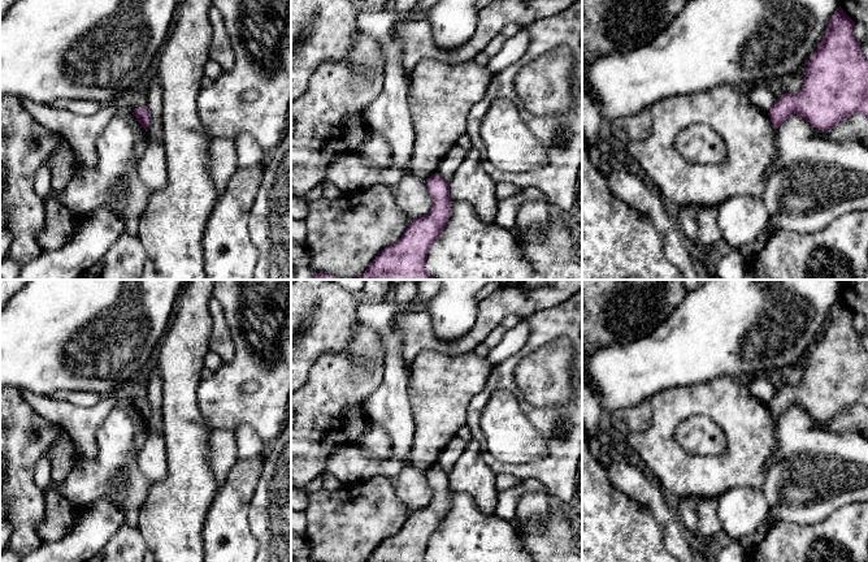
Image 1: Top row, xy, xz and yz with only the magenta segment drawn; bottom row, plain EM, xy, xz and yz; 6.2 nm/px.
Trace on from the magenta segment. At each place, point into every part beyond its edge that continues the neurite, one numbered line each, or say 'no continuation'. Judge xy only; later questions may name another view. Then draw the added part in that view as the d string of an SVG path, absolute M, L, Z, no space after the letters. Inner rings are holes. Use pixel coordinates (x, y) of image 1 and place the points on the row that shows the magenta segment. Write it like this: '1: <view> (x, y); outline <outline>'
no continuation

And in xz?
no continuation

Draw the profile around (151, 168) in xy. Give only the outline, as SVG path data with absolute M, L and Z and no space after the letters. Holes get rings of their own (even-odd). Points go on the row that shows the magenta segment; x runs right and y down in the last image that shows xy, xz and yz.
M147 137L146 150L138 161L136 172L151 195L166 187L166 154L159 139Z

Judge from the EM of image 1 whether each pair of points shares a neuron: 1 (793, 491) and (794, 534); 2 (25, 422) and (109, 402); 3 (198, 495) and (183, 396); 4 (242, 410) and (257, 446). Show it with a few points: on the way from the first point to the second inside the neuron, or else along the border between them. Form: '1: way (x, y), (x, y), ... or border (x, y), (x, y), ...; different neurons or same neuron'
1: border (824, 518), (811, 523), (780, 522); different neurons
2: border (22, 397), (35, 411), (66, 431); different neurons
3: way (189, 470), (183, 420); same neuron
4: border (234, 431), (241, 424), (248, 424), (267, 444); different neurons

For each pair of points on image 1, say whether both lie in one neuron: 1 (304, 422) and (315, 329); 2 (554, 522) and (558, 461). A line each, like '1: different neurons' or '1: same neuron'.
1: different neurons
2: different neurons

